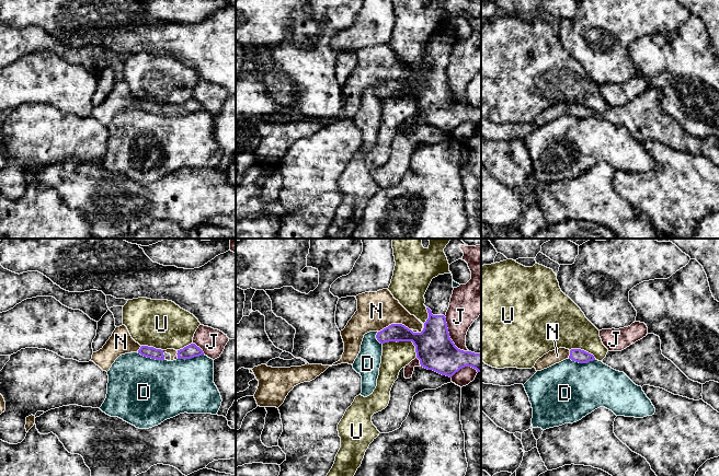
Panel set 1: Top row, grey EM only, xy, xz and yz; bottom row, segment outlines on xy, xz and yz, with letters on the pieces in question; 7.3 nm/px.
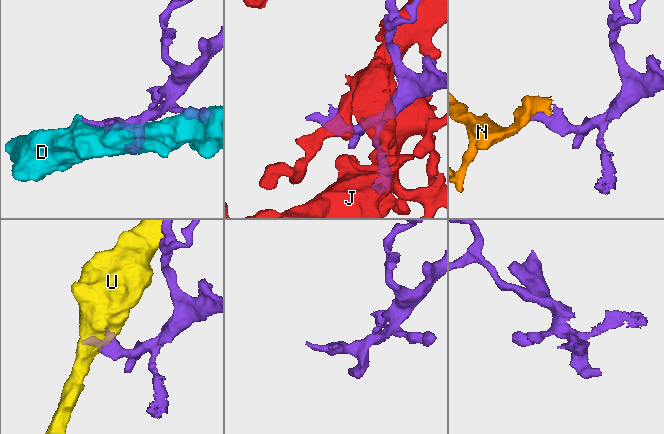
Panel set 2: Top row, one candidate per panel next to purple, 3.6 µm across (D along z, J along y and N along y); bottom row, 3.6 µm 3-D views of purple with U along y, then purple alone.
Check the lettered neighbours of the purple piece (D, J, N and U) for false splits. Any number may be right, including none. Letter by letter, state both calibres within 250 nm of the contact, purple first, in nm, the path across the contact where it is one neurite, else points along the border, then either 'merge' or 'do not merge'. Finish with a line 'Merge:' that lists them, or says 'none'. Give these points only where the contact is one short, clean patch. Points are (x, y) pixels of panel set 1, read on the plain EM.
D: 80/480 nm | do not merge
J: 280/220 nm | do not merge
N: 140/280 nm | across xz (423, 95), (402, 88), (394, 79), (381, 67), (376, 66) | merge
U: 280/200 nm | do not merge
Merge: N

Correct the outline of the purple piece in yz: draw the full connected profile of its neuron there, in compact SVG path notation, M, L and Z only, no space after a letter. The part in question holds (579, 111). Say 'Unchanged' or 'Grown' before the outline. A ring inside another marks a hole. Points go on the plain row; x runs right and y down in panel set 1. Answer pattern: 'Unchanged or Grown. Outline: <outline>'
Grown. Outline: M559 103L559 104L549 106L548 108L539 113L536 116L534 123L536 124L536 126L541 126L566 114L571 114L572 116L575 116L579 118L587 118L590 116L595 115L593 109L581 104L569 105L566 103Z

